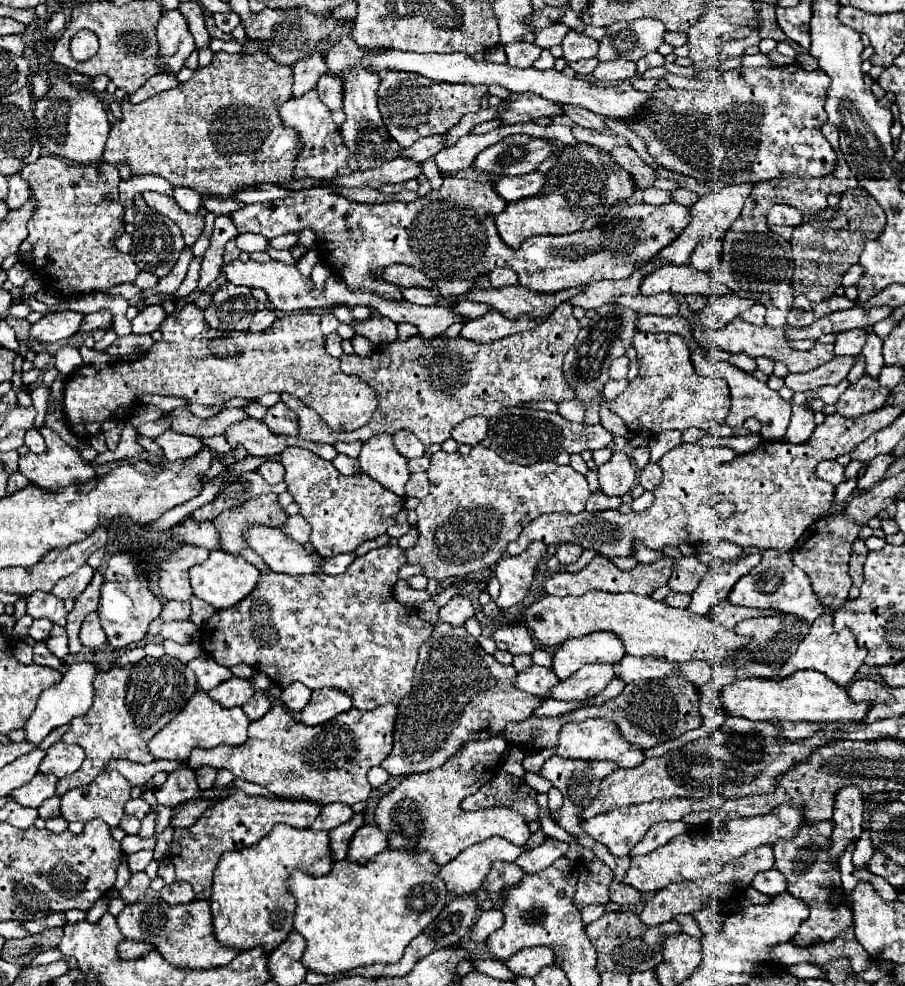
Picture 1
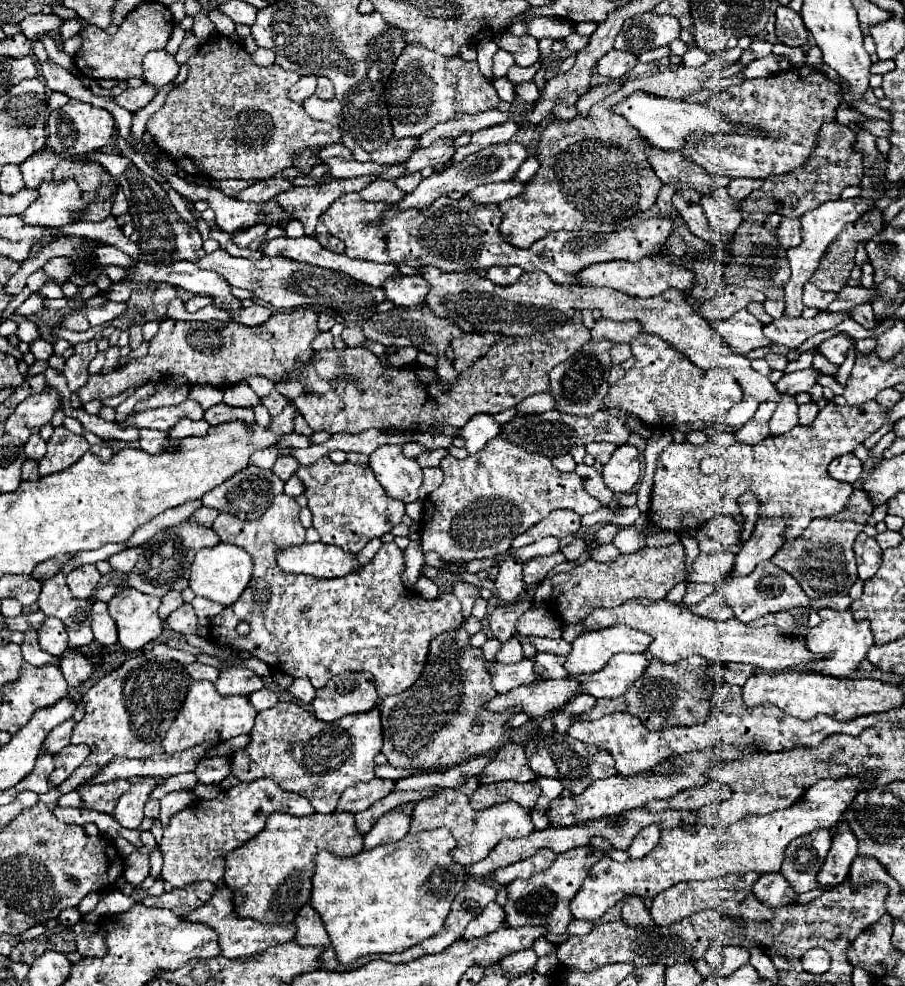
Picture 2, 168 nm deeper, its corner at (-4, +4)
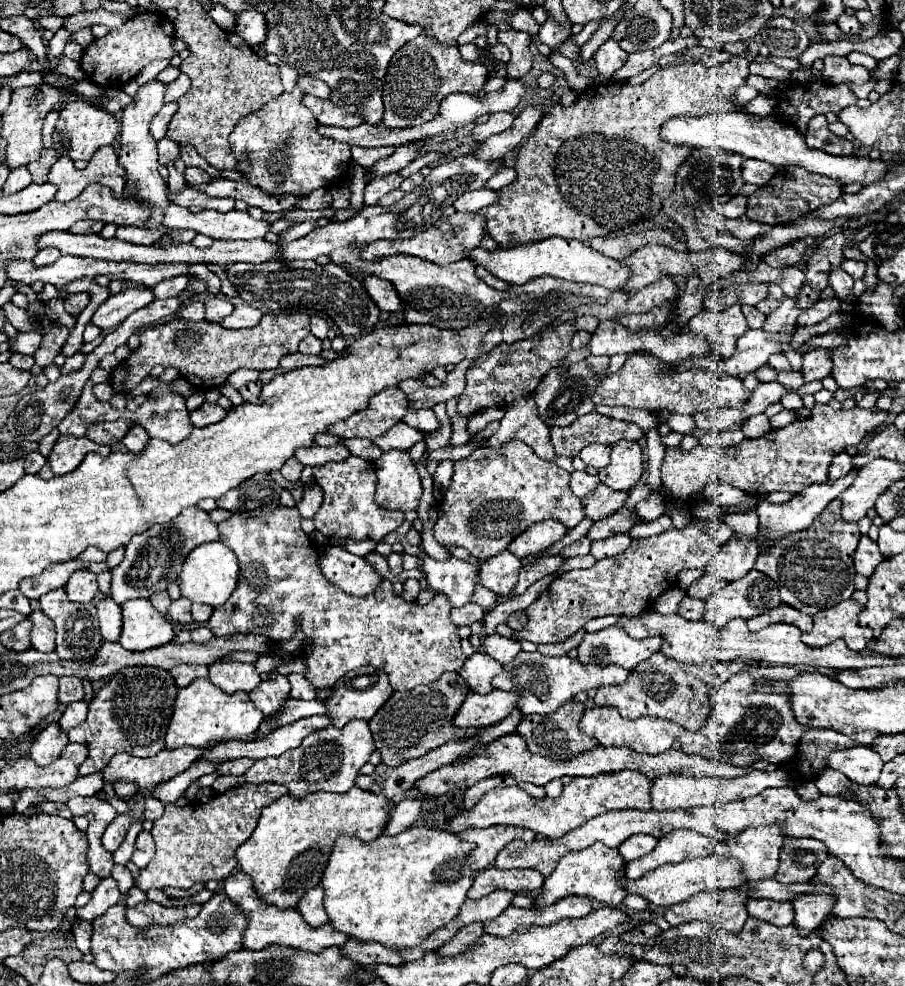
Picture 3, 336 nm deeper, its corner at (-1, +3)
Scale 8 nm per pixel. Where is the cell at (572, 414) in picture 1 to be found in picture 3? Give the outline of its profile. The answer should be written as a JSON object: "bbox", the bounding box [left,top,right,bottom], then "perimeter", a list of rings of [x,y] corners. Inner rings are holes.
{"bbox":[487,396,555,460],"perimeter":[[[523,396],[505,408],[505,416],[501,420],[501,426],[491,436],[487,446],[493,450],[499,450],[509,440],[525,442],[543,460],[555,458],[549,428],[539,420],[539,416],[535,412],[535,402],[531,396]]]}

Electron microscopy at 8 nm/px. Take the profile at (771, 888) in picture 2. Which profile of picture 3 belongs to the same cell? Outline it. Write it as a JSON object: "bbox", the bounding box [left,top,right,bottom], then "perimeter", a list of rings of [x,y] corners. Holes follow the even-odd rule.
{"bbox":[747,900,793,926],"perimeter":[[[749,900],[747,912],[749,916],[755,916],[757,920],[763,920],[775,926],[787,926],[793,922],[791,904],[779,904],[773,900]]]}

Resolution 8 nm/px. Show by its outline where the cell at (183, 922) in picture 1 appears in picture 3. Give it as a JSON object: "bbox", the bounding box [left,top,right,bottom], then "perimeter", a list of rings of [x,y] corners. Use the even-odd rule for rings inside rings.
{"bbox":[224,871,349,952],"perimeter":[[[238,871],[229,876],[224,881],[224,891],[231,898],[231,901],[235,902],[239,909],[247,916],[249,916],[249,926],[247,930],[243,932],[243,946],[245,948],[251,948],[251,950],[263,950],[265,946],[269,944],[285,944],[285,946],[293,946],[293,948],[299,948],[299,950],[309,950],[309,952],[321,952],[323,948],[329,948],[329,946],[343,946],[349,936],[341,934],[333,928],[331,922],[319,926],[319,928],[313,928],[309,926],[303,916],[299,914],[297,908],[287,908],[287,910],[281,910],[277,906],[267,906],[257,890],[253,887],[253,880],[249,874]]]}

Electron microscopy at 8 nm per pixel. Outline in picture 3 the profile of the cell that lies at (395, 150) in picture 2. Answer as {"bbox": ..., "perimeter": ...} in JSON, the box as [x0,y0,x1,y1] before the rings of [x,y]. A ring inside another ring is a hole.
{"bbox":[353,146,395,168],"perimeter":[[[353,146],[353,160],[363,166],[369,168],[373,166],[377,160],[383,160],[387,156],[393,154],[395,148],[361,148],[361,146]]]}

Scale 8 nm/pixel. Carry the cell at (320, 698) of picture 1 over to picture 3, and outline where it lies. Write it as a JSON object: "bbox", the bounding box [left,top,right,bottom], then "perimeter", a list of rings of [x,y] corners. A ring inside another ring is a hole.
{"bbox":[325,666,393,728],"perimeter":[[[363,666],[355,672],[349,672],[347,676],[343,676],[343,680],[339,680],[335,686],[335,692],[331,696],[331,700],[325,700],[327,704],[327,716],[331,716],[335,720],[335,726],[341,728],[343,724],[347,724],[349,720],[353,718],[359,718],[359,720],[371,720],[375,716],[375,712],[391,698],[393,694],[393,688],[389,684],[389,676],[381,670],[377,672],[375,668],[371,666]]]}

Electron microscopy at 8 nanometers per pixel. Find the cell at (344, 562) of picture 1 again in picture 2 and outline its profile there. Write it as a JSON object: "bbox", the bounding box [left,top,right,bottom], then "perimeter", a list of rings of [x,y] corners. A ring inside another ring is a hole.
{"bbox":[356,539,382,565],"perimeter":[[[372,539],[362,551],[356,553],[356,561],[358,561],[360,565],[366,565],[366,563],[372,559],[372,555],[374,555],[380,547],[382,547],[382,541],[380,541],[380,539]]]}

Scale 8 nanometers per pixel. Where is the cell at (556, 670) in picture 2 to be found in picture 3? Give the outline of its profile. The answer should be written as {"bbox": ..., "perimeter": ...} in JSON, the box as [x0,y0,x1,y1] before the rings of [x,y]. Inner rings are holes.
{"bbox":[491,652,629,714],"perimeter":[[[519,652],[511,662],[503,664],[503,672],[497,674],[491,684],[499,690],[509,690],[519,696],[517,706],[523,714],[551,714],[559,706],[563,706],[569,698],[579,694],[581,690],[589,692],[591,688],[601,688],[609,684],[621,684],[629,676],[629,670],[619,666],[585,666],[579,660],[571,660],[569,656],[543,656],[541,652]]]}

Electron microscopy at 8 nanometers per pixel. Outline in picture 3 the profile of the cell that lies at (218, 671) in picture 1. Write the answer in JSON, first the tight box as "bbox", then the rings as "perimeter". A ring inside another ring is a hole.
{"bbox":[169,664,207,688],"perimeter":[[[179,664],[179,666],[173,666],[169,670],[169,674],[175,678],[175,684],[177,688],[183,688],[187,684],[191,684],[195,678],[207,678],[207,668],[199,668],[199,666],[189,666],[189,664]]]}

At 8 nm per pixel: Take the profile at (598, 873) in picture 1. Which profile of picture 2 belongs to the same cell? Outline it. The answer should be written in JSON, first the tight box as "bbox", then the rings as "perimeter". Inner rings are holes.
{"bbox":[570,773,874,919],"perimeter":[[[862,773],[858,777],[850,777],[850,779],[840,779],[840,781],[818,781],[814,783],[814,787],[810,787],[806,791],[806,797],[802,797],[798,803],[794,803],[792,807],[768,813],[768,815],[746,815],[744,819],[728,825],[728,827],[702,827],[702,825],[690,825],[690,827],[674,827],[674,829],[666,829],[660,837],[658,847],[654,847],[646,857],[642,859],[628,859],[626,863],[618,863],[614,861],[610,855],[602,855],[602,859],[598,863],[594,863],[594,867],[590,869],[586,881],[582,883],[582,889],[574,895],[572,903],[570,903],[570,911],[576,919],[600,919],[610,907],[614,907],[614,903],[618,903],[620,899],[628,897],[628,895],[642,895],[642,897],[656,897],[660,891],[670,889],[672,885],[680,883],[680,881],[698,881],[698,879],[712,879],[712,877],[722,877],[728,873],[748,873],[748,871],[758,871],[758,873],[772,873],[772,871],[780,871],[782,859],[784,859],[784,849],[788,847],[788,843],[800,835],[808,835],[816,829],[832,829],[838,819],[842,817],[842,813],[846,811],[846,807],[852,803],[852,799],[856,797],[856,793],[862,789],[864,781],[870,781],[874,777],[874,773]]]}

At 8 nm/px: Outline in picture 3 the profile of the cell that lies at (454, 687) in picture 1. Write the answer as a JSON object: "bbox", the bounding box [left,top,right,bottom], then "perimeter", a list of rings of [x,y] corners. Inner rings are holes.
{"bbox":[369,672,477,766],"perimeter":[[[445,672],[435,684],[413,688],[411,692],[395,692],[383,708],[369,720],[369,730],[375,740],[375,748],[383,756],[383,764],[395,766],[403,760],[421,758],[427,752],[439,748],[447,740],[465,738],[477,732],[477,728],[455,728],[453,716],[467,696],[467,688],[459,684],[457,672]]]}

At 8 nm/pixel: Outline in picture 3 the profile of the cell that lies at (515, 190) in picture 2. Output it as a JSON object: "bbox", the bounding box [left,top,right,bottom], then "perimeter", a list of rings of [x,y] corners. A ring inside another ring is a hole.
{"bbox":[453,188,497,212],"perimeter":[[[479,188],[479,190],[469,190],[469,192],[463,192],[453,208],[457,212],[477,212],[481,208],[485,208],[487,204],[493,204],[497,198],[497,192],[495,190],[487,190],[487,188]]]}

